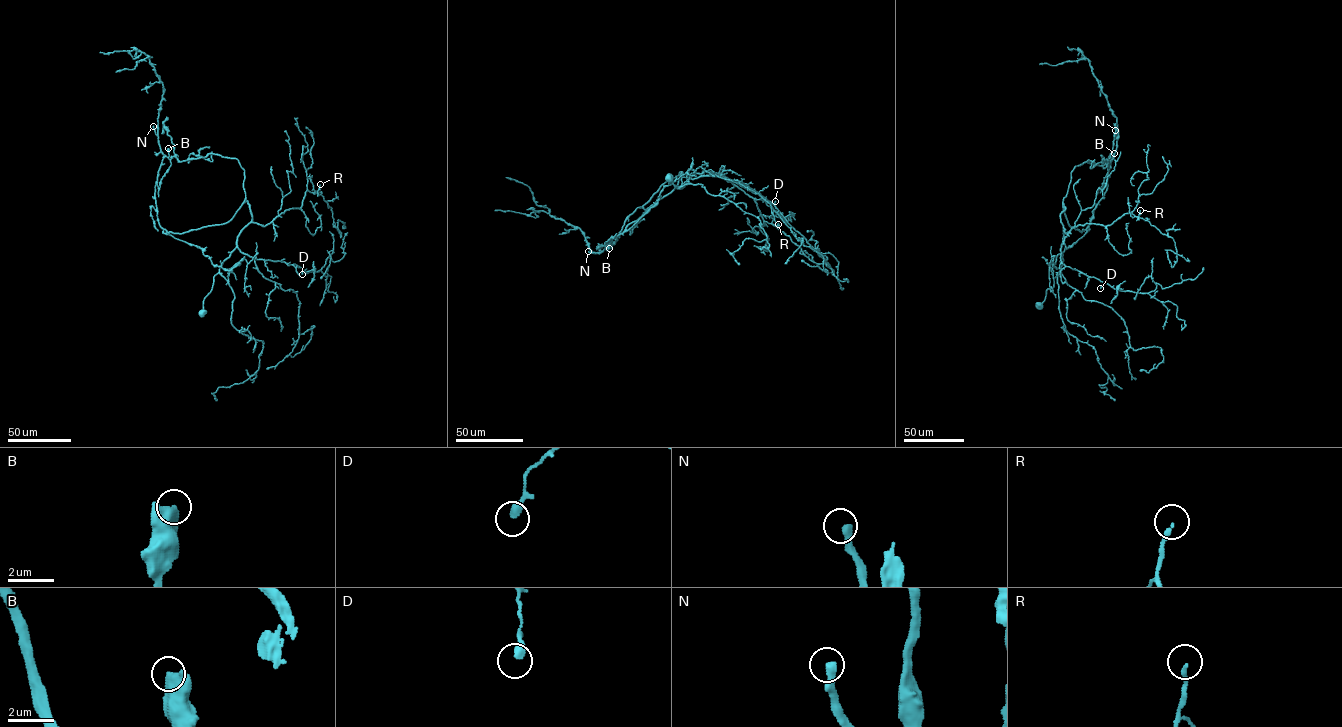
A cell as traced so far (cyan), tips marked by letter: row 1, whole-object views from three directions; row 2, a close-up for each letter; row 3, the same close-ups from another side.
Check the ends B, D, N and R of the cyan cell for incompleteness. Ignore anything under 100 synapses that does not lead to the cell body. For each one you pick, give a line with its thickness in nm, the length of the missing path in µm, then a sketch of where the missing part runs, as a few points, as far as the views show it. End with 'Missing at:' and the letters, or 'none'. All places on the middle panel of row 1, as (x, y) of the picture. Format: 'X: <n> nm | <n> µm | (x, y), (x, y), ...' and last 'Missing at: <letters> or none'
N: 360 nm | 60 µm | (588, 251), (563, 245), (546, 231), (547, 225)
Missing at: N

